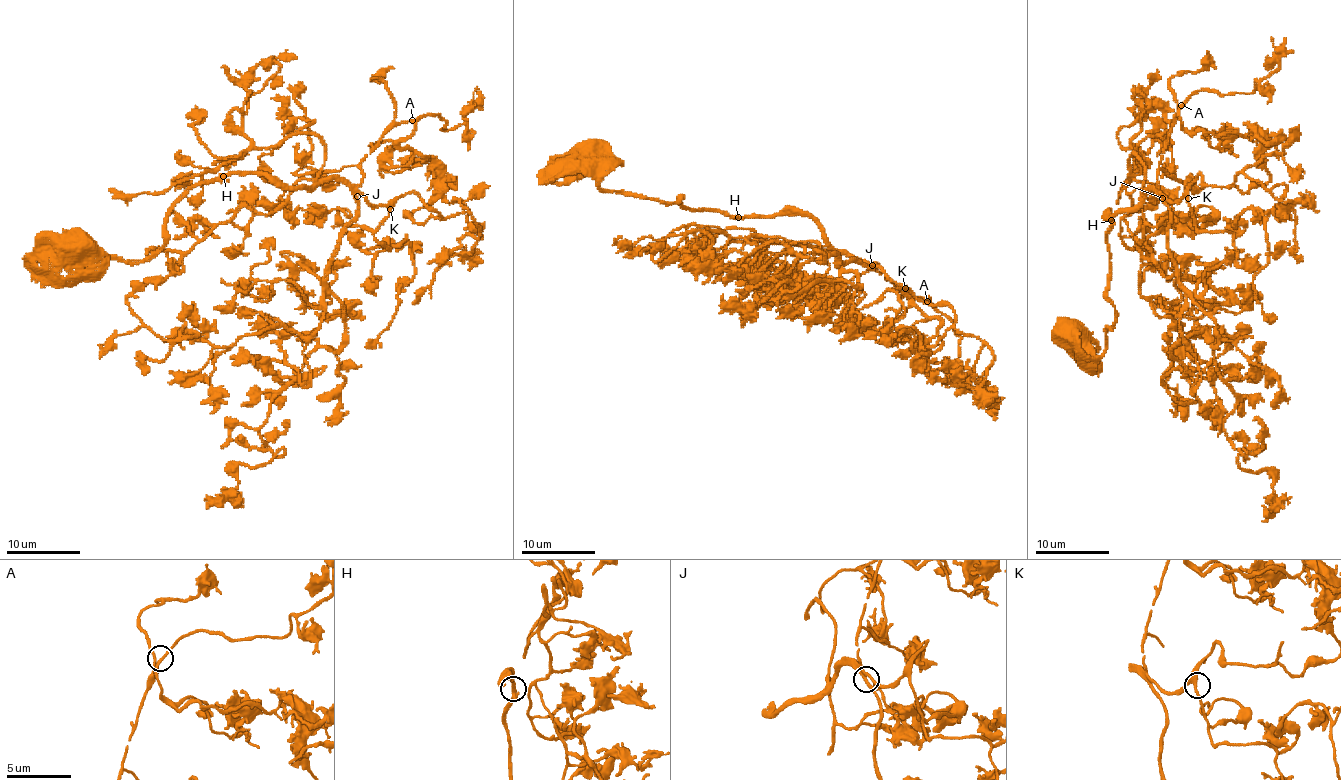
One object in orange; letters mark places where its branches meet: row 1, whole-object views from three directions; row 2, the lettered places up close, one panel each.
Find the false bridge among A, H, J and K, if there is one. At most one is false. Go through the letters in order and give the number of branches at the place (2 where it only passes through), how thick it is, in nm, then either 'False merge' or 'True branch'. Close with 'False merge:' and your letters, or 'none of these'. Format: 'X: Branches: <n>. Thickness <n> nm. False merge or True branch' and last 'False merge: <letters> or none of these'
A: Branches: 3. Thickness 200 nm. True branch
H: Branches: 3. Thickness 280 nm. True branch
J: Branches: 3. Thickness 200 nm. True branch
K: Branches: 3. Thickness 280 nm. True branch
False merge: none of these

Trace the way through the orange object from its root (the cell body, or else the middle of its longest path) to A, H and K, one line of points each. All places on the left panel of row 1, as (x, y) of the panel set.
A: (79, 241), (83, 277), (147, 259), (232, 174), (414, 192), (423, 224), (412, 120)
H: (79, 241), (83, 277), (109, 259), (147, 259), (164, 243), (168, 211), (195, 185), (223, 175)
K: (79, 241), (83, 277), (109, 259), (147, 259), (168, 211), (232, 174), (308, 191), (339, 179), (390, 209)

